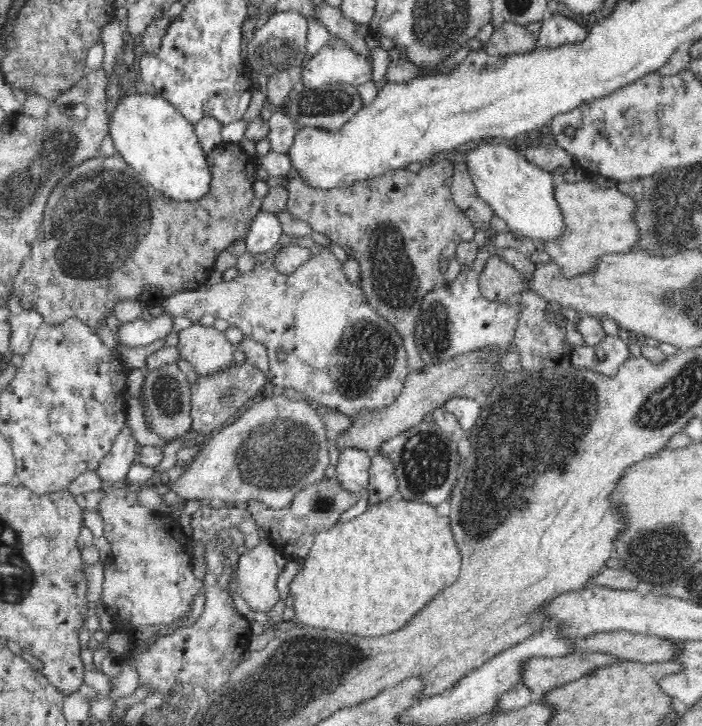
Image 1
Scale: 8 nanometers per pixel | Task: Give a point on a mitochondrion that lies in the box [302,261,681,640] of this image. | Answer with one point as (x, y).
(531, 434)

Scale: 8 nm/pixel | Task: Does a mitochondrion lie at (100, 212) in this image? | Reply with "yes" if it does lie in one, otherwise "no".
yes

